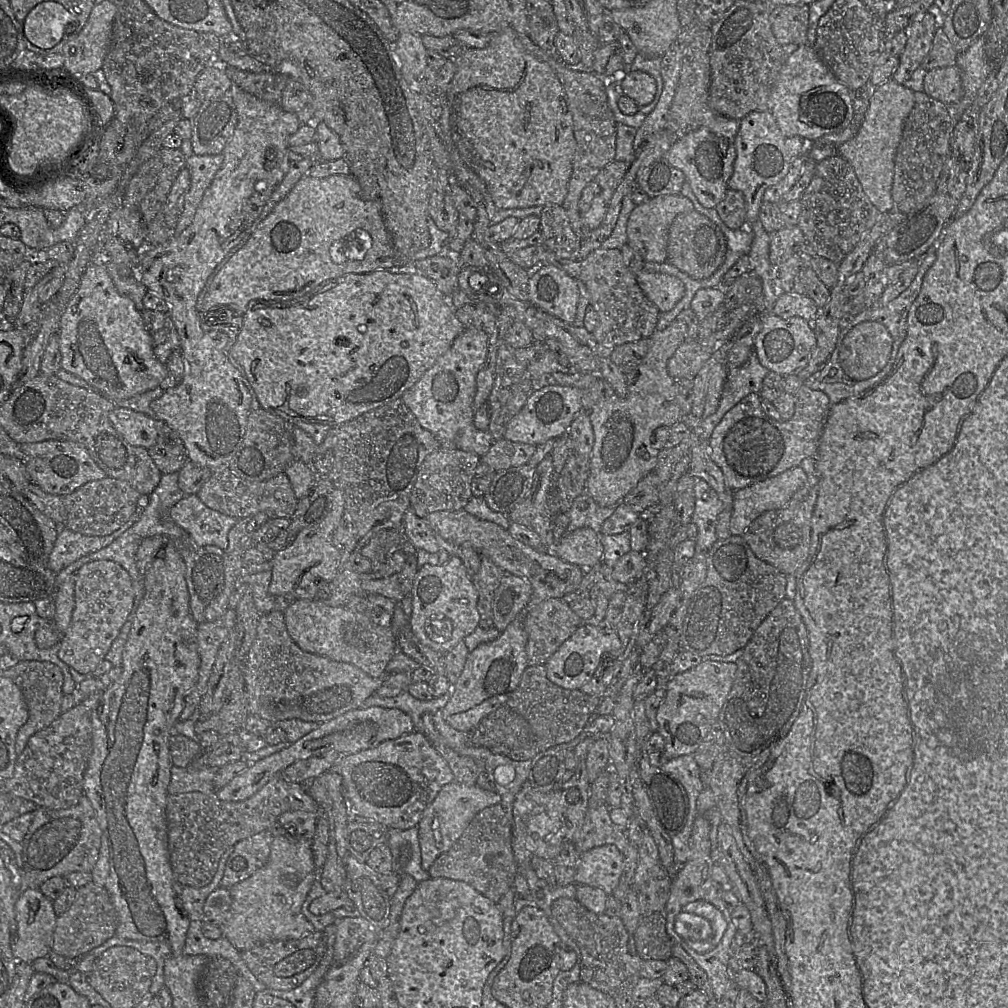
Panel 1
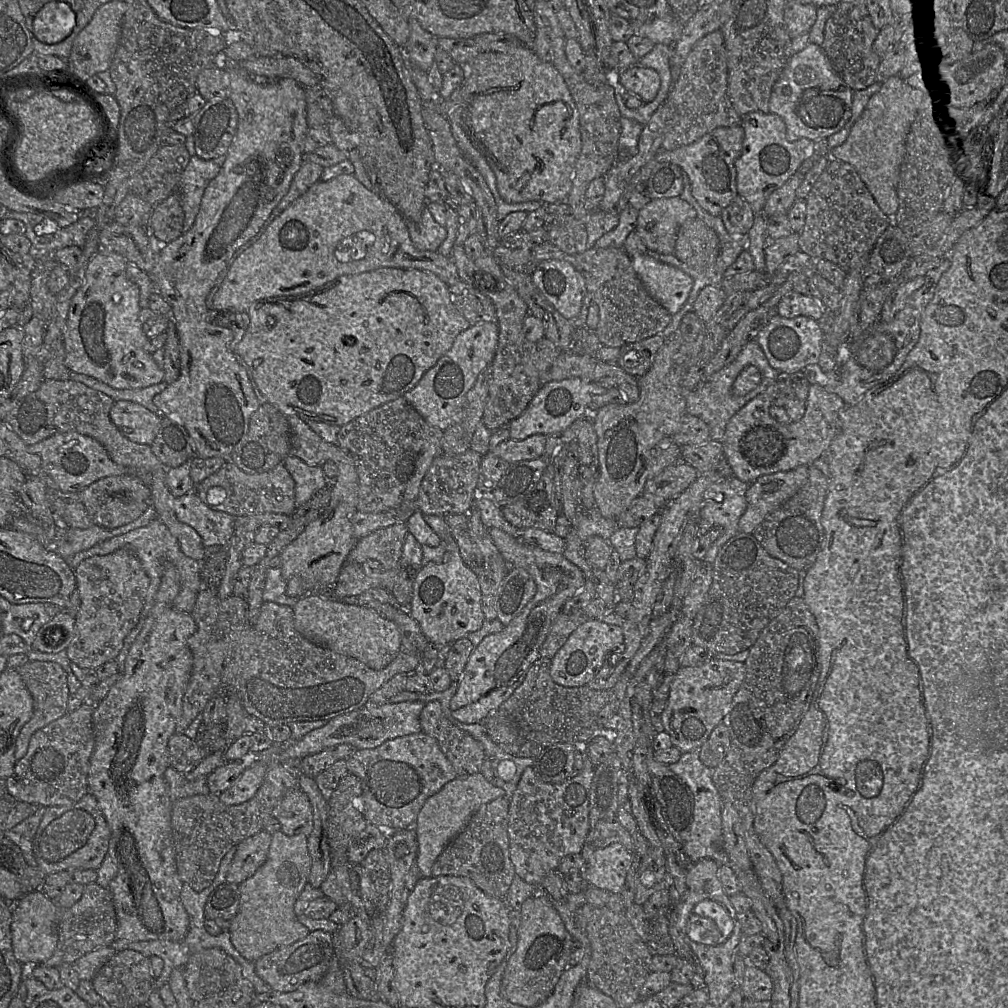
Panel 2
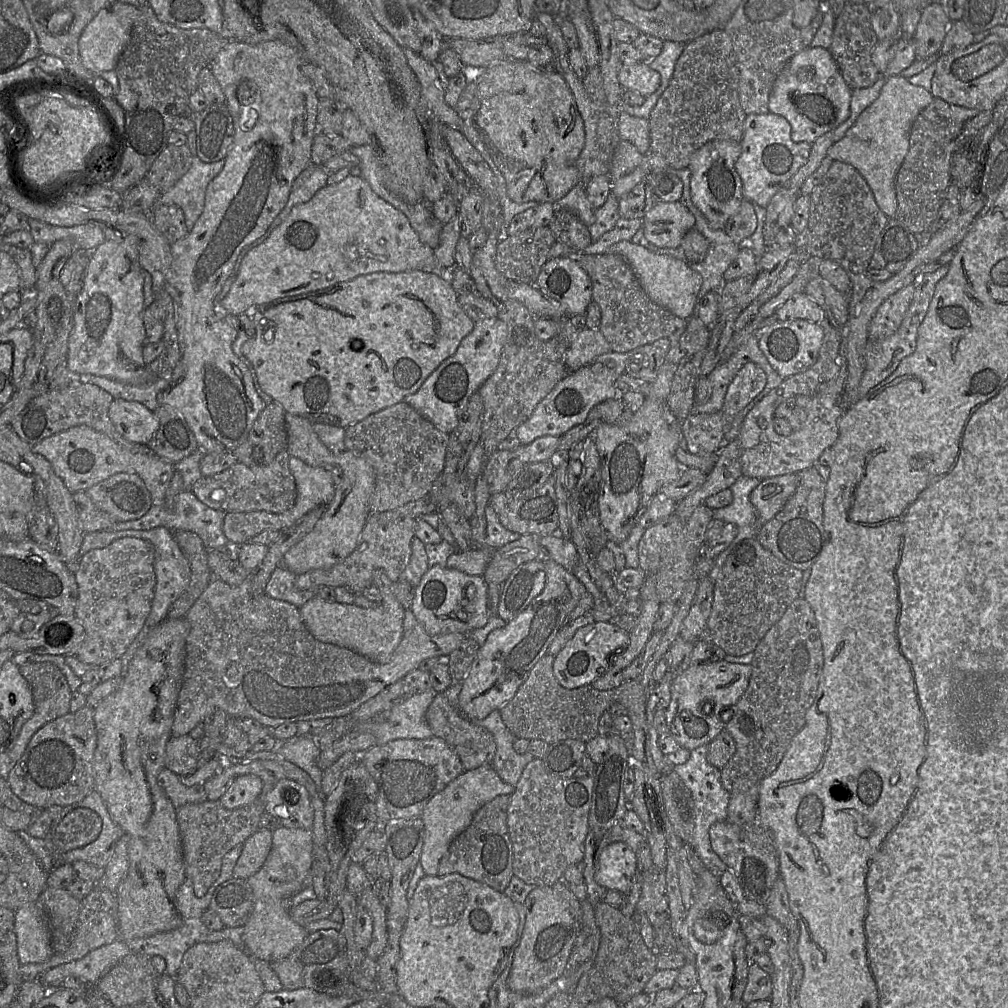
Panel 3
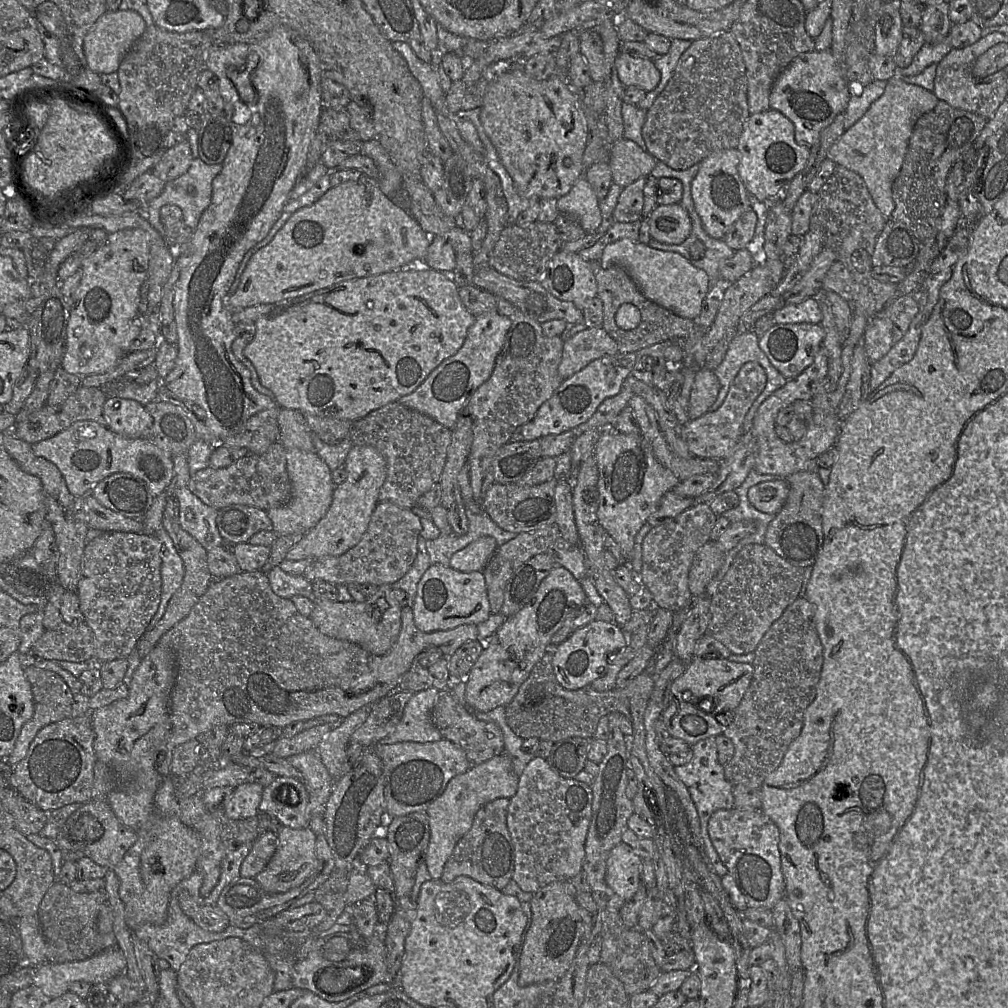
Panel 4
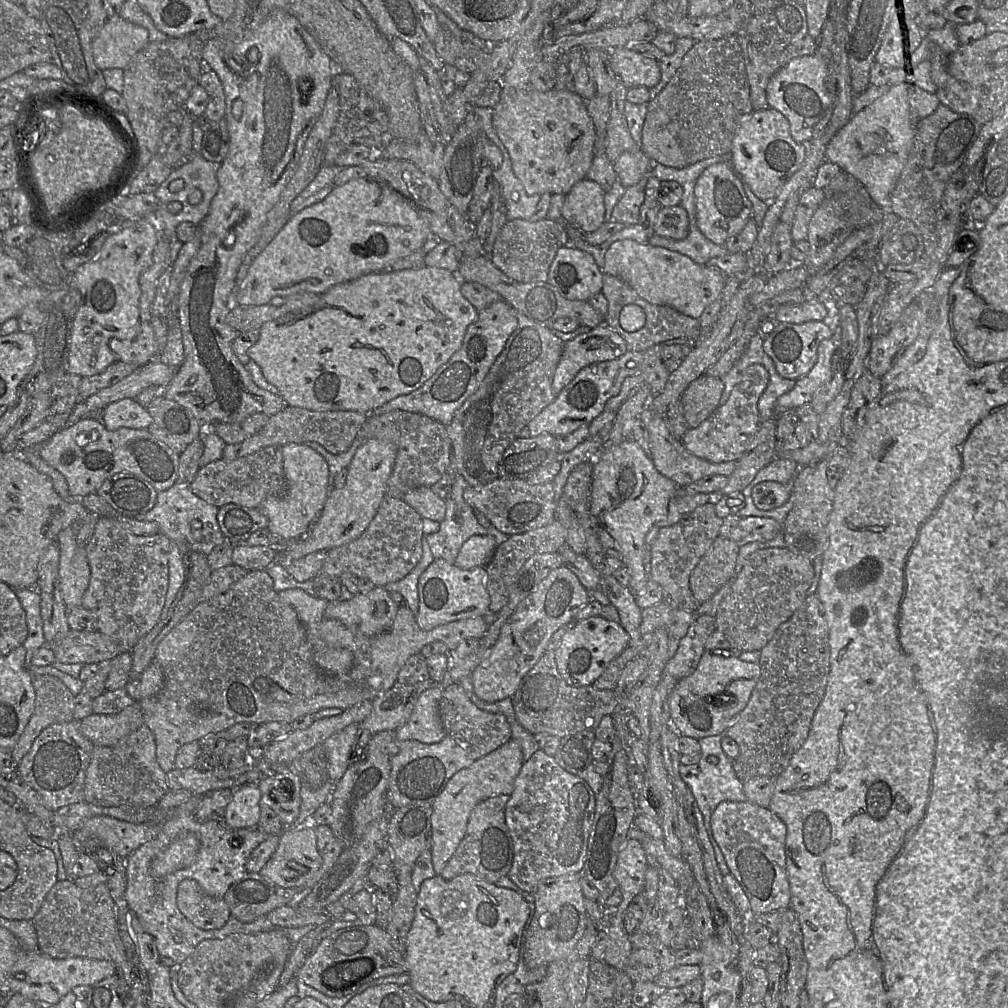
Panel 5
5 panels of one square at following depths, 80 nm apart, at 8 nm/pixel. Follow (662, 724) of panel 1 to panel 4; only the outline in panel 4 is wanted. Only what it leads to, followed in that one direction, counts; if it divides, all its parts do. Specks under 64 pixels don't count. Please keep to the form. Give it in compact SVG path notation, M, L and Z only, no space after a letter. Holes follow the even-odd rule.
M695 657L671 686L670 702L662 712L668 732L693 746L698 741L723 734L731 714L748 690L754 674L751 663L726 658Z

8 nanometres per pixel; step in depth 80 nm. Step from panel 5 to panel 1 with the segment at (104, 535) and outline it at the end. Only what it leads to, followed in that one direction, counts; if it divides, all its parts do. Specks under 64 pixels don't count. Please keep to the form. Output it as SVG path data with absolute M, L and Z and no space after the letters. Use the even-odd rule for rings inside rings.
M113 559L92 560L82 565L75 573L75 607L70 625L60 641L58 657L83 675L92 675L94 669L105 659L113 641L132 613L135 593L129 573Z

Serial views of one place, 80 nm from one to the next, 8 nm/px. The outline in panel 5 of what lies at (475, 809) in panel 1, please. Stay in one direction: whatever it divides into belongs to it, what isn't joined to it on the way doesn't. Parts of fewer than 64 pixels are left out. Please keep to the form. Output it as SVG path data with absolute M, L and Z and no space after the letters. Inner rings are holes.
M510 740L494 752L476 760L473 764L457 772L445 785L444 789L431 804L433 813L432 825L432 865L436 875L454 855L463 840L469 816L480 802L498 795L511 795L514 782L524 764L523 753L518 742Z

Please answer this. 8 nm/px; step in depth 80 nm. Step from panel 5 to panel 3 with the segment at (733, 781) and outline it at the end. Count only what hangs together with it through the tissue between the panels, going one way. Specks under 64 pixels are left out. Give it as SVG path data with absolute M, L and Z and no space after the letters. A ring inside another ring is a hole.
M704 744L690 750L689 759L683 764L673 765L673 770L690 789L694 805L693 842L698 856L705 866L719 878L727 870L725 863L713 851L710 843L709 829L712 824L727 820L727 808L730 793L721 782L721 770L707 761L708 745Z

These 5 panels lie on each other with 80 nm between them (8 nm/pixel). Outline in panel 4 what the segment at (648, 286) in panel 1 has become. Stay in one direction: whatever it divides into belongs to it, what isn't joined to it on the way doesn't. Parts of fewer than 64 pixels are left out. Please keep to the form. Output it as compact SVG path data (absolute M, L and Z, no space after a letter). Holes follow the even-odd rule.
M624 238L604 248L600 264L604 269L613 265L623 267L647 299L677 316L691 320L699 317L710 281L705 271L693 266L679 253L654 249Z

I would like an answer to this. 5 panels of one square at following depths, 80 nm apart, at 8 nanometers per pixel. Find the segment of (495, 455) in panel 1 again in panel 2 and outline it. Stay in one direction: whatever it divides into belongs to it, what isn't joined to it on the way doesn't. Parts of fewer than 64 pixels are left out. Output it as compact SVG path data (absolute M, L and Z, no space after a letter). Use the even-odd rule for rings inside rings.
M534 435L525 440L506 440L490 449L490 452L509 464L544 458L547 436Z

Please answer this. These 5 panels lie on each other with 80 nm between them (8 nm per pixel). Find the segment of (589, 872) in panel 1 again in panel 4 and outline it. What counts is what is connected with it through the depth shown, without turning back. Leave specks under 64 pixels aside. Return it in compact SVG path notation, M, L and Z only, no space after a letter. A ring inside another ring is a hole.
M625 842L617 844L610 852L605 880L614 893L629 900L641 885L642 858Z

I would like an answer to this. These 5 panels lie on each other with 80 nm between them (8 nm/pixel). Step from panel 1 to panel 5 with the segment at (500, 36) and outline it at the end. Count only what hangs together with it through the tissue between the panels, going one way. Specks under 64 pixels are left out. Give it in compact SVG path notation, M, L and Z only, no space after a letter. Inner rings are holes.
M531 86L523 90L502 88L499 102L493 108L492 124L508 150L513 172L529 195L544 193L567 195L571 188L586 177L594 157L596 130L588 114L585 100L572 87L540 92Z

